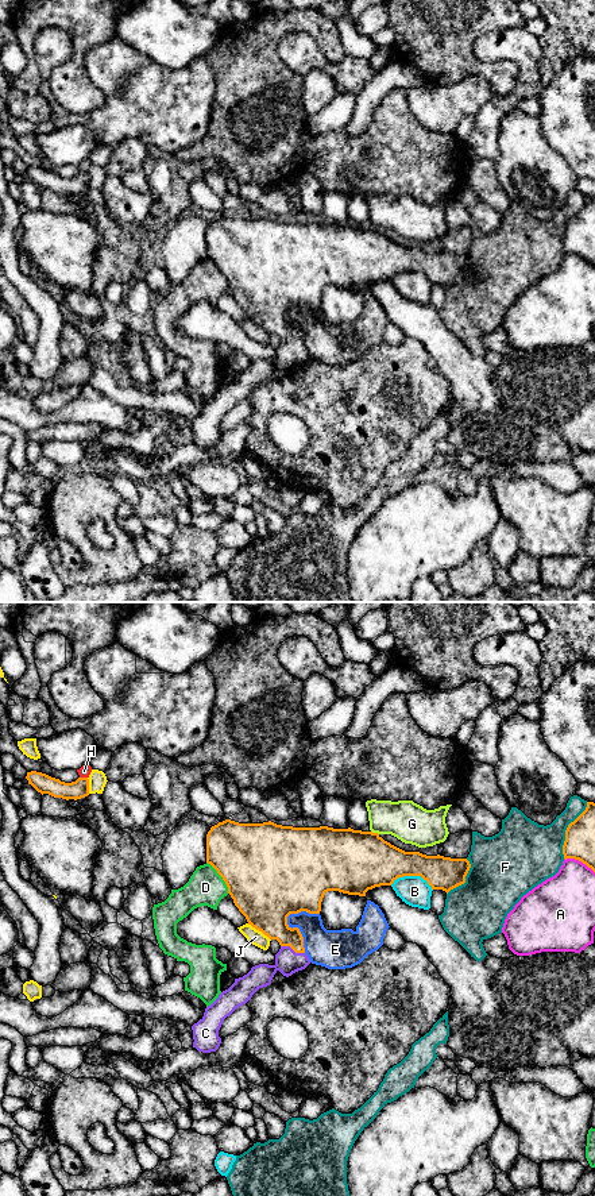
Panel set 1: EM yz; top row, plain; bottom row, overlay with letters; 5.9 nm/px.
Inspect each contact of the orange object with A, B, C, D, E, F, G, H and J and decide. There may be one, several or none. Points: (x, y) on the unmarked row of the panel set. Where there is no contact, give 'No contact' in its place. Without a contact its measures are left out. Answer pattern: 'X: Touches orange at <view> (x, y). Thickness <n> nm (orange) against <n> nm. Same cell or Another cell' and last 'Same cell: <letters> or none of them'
A: Touches orange at yz (579, 255). Thickness 180 nm (orange) against 320 nm. Another cell
B: Touches orange at yz (413, 270). Thickness 280 nm (orange) against 180 nm. Another cell
C: Touches orange at yz (293, 344). Thickness 220 nm (orange) against 150 nm. Same cell
D: Touches orange at yz (221, 272). Thickness 480 nm (orange) against 220 nm. Another cell
E: Touches orange at yz (294, 323). Thickness 360 nm (orange) against 220 nm. Another cell
F: Touches orange at yz (565, 226). Thickness 180 nm (orange) against 360 nm. Another cell
G: Touches orange at yz (375, 228). Thickness 380 nm (orange) against 240 nm. Another cell
H: Touches orange at yz (84, 173). Thickness 120 nm (orange) against 70 nm. Another cell
J: Touches orange at yz (259, 325). Thickness 400 nm (orange) against 90 nm. Another cell
Same cell: C

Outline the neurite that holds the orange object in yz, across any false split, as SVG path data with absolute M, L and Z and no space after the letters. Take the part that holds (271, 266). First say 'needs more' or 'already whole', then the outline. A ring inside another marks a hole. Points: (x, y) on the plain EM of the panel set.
needs more | M225 215L212 221L206 229L206 258L223 273L235 301L248 320L281 340L275 359L259 359L235 378L205 404L204 412L192 421L193 443L202 448L216 447L221 439L219 425L227 412L246 400L252 390L271 379L279 366L289 373L305 364L310 355L305 348L304 332L298 323L287 320L290 309L306 306L320 309L321 297L328 286L366 292L368 285L391 281L398 273L421 271L432 285L447 289L464 279L471 263L467 254L426 251L405 247L385 236L378 228L348 224L293 223L263 219L239 219Z

